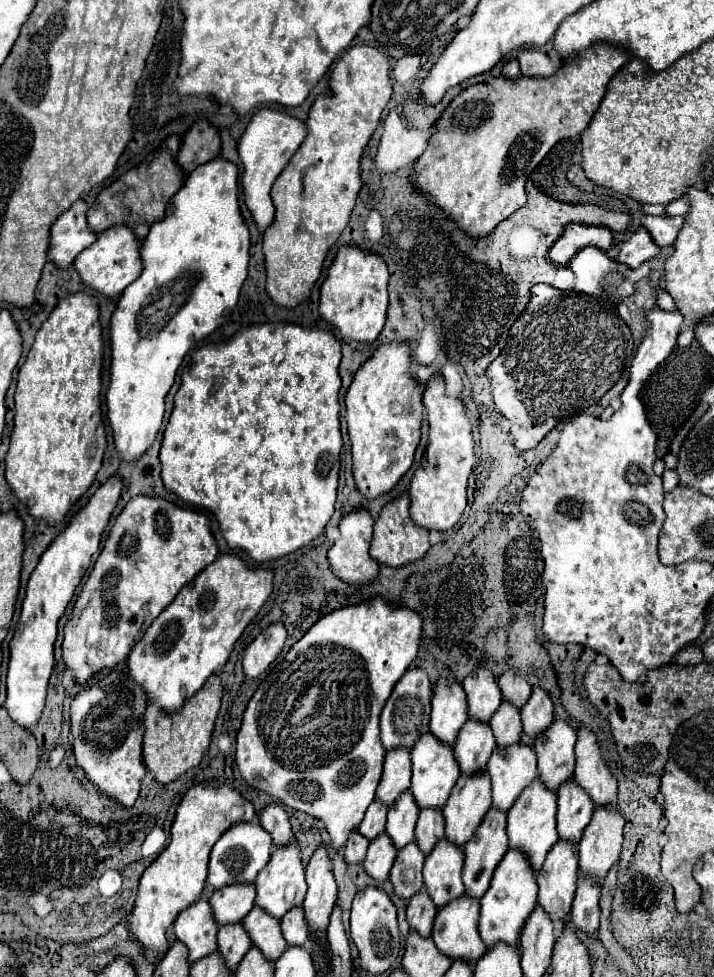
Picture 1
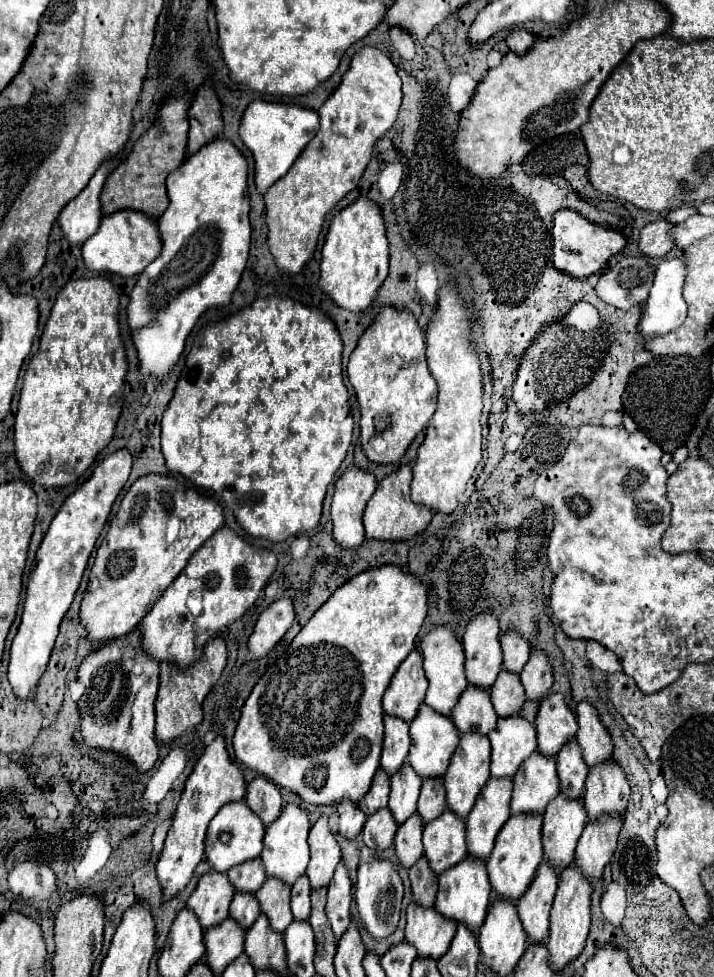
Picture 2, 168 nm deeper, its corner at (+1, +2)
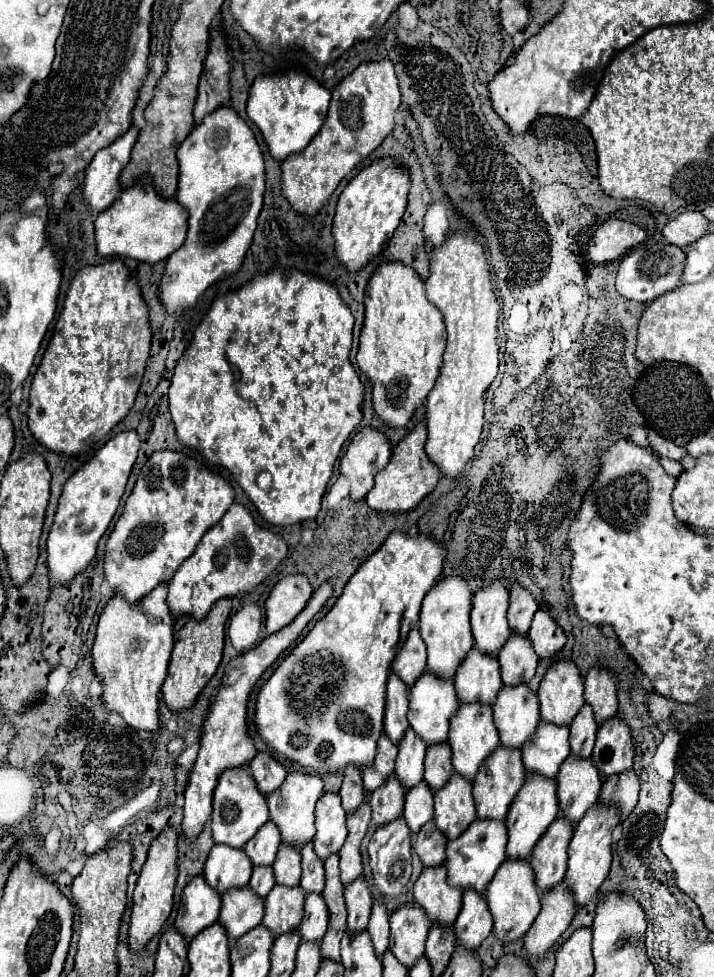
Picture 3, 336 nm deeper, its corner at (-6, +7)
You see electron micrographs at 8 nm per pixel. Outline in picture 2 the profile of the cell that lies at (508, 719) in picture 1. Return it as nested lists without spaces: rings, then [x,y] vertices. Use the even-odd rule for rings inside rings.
[[[501,668],[497,682],[491,686],[491,702],[499,716],[517,714],[525,702],[525,690],[519,674]]]

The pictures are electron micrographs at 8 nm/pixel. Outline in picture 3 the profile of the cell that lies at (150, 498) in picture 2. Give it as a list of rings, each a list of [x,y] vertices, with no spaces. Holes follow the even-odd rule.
[[[156,451],[142,467],[124,511],[106,541],[104,577],[112,593],[134,605],[160,583],[168,583],[182,561],[194,553],[204,533],[222,519],[232,503],[234,489],[224,475],[210,471],[194,457]]]

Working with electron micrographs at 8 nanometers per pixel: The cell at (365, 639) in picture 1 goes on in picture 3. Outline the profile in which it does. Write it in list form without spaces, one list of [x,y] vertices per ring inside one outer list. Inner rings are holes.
[[[394,531],[384,545],[350,577],[348,585],[344,587],[342,595],[336,599],[336,603],[332,605],[332,609],[326,613],[324,619],[320,619],[310,633],[288,653],[288,657],[278,665],[278,669],[270,675],[270,679],[262,685],[258,699],[256,699],[256,711],[254,711],[254,723],[256,723],[256,731],[260,735],[260,739],[266,743],[268,751],[272,751],[272,755],[280,761],[290,761],[294,767],[300,767],[308,773],[316,773],[316,775],[328,775],[328,773],[344,773],[344,769],[348,765],[356,765],[358,769],[372,765],[374,757],[376,757],[376,743],[384,731],[384,701],[386,701],[386,681],[392,669],[392,661],[396,657],[396,653],[400,651],[400,647],[404,645],[410,629],[420,621],[420,609],[422,609],[422,601],[426,597],[426,593],[436,585],[440,573],[442,573],[442,563],[444,563],[444,549],[440,545],[434,543],[432,537],[428,535],[416,535],[416,537],[408,537],[402,535],[398,531]]]

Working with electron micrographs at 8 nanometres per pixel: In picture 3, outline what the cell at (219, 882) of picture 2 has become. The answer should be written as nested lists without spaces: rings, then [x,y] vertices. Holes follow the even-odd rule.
[[[214,845],[204,865],[204,881],[216,891],[226,893],[230,889],[242,889],[248,885],[252,863],[242,849],[228,845]]]

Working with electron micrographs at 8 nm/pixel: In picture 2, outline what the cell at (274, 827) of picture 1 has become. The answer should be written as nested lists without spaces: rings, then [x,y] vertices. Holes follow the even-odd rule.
[[[257,776],[247,784],[247,806],[263,820],[263,824],[273,822],[273,818],[277,818],[283,806],[281,792],[273,782]]]

